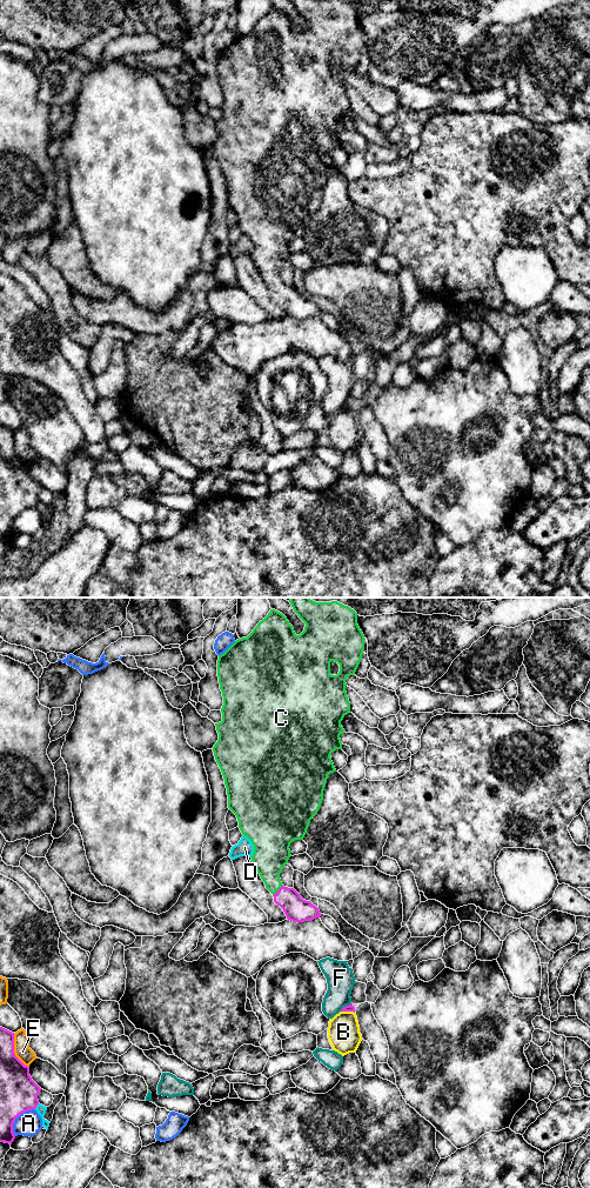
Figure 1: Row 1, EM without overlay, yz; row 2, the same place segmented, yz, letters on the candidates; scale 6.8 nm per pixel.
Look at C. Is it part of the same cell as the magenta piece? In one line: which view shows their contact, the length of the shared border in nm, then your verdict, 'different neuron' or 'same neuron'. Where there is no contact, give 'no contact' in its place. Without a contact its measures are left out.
yz | 100 nm | same neuron

